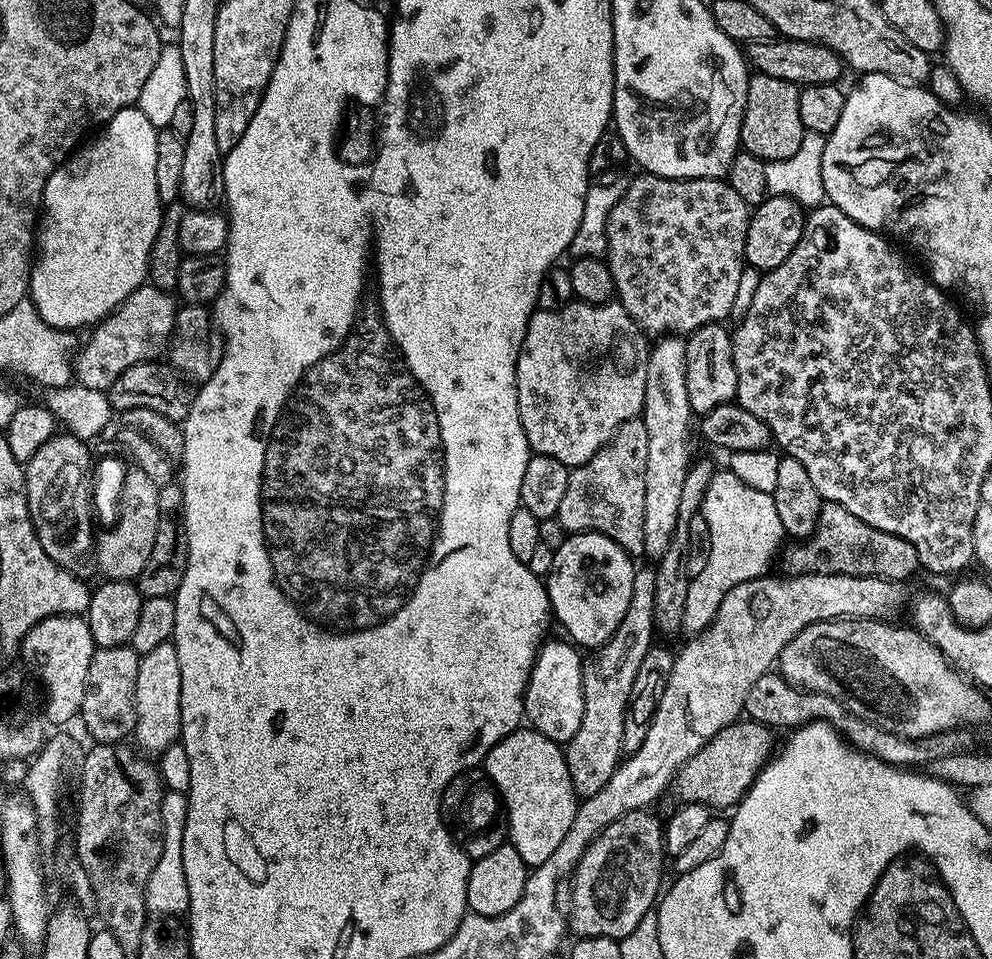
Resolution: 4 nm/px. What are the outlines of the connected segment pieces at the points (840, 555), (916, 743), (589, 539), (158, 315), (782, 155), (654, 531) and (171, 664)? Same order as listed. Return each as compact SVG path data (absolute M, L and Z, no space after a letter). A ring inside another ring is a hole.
M824 502L816 528L803 542L792 542L783 549L783 571L790 576L806 576L811 572L818 574L842 574L843 576L877 576L882 580L908 582L920 568L918 550L906 538L886 534L862 518L854 518L850 510L837 504Z
M776 670L767 672L765 676L758 678L758 682L754 682L754 686L750 686L750 694L746 694L744 712L747 719L756 720L773 730L779 730L779 728L795 730L811 720L825 720L830 726L834 726L834 730L841 732L844 739L858 750L868 752L874 758L902 769L907 769L909 766L926 766L934 758L951 756L958 748L952 734L912 740L908 736L899 736L890 730L882 730L882 726L874 726L874 722L866 722L866 718L858 718L858 714L846 710L846 706L830 698L830 694L818 694L807 692L804 688L796 688Z
M578 532L564 539L568 540L555 545L554 562L546 577L552 615L568 631L567 639L573 645L599 650L626 617L636 573L634 560L618 542L597 532Z
M151 282L141 284L134 294L121 302L105 320L91 329L92 337L83 341L74 356L74 376L79 384L107 393L112 384L130 366L144 360L156 360L169 347L176 331L178 300L172 292L163 292Z
M761 72L749 75L740 131L741 149L765 162L785 160L790 154L798 154L805 133L802 113L798 111L799 97L800 88L782 78L770 78L770 74Z
M665 334L651 345L646 366L646 398L642 419L646 426L646 438L650 442L646 446L646 499L642 510L642 542L644 556L655 562L666 554L666 546L670 546L670 538L674 538L674 530L678 526L678 505L682 499L682 485L686 483L686 474L690 467L688 460L688 431L694 428L694 413L690 406L690 398L686 392L686 352L688 345L679 335Z
M169 642L143 653L138 666L136 730L134 733L134 740L139 751L145 754L164 752L172 743L175 745L179 741L180 719L182 718L181 694L182 669L178 667L176 647Z

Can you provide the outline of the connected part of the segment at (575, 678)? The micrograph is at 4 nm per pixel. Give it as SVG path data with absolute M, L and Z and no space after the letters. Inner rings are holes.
M545 639L536 653L536 661L523 695L527 723L561 746L567 745L568 740L578 734L578 726L582 726L584 664L579 654L567 639Z

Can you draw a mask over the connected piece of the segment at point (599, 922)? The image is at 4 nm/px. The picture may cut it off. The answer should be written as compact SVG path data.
M639 808L630 814L622 814L606 830L602 830L600 836L595 836L588 843L587 850L576 864L570 877L572 884L572 909L566 912L566 924L569 929L576 931L577 937L605 936L611 940L622 941L647 912L653 911L658 897L662 892L660 879L664 876L664 860L666 861L666 849L664 846L664 824L662 820L648 808Z

